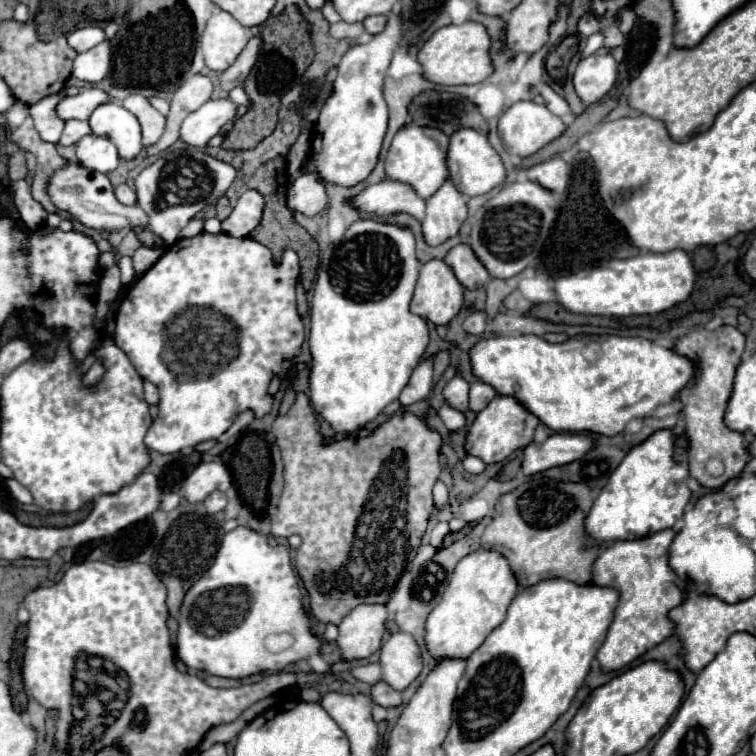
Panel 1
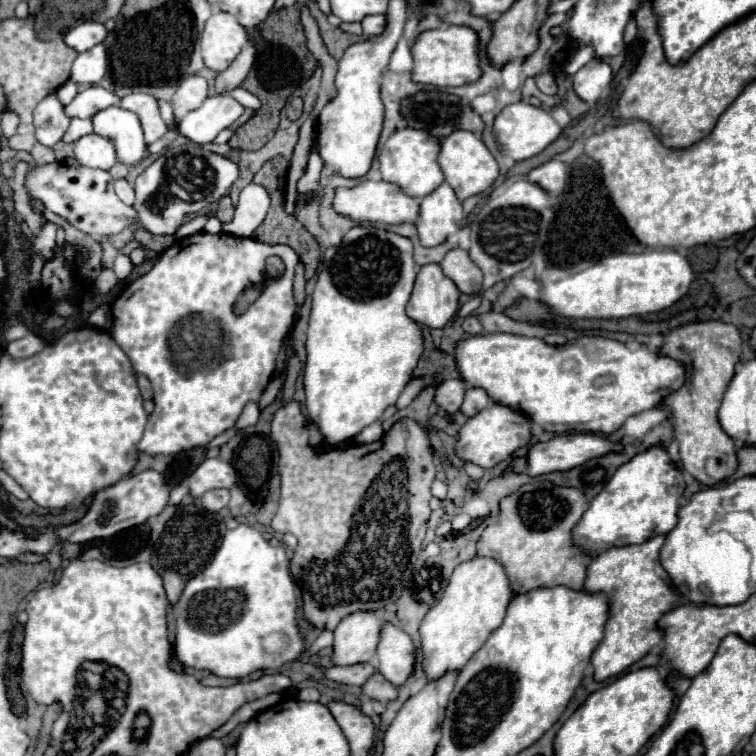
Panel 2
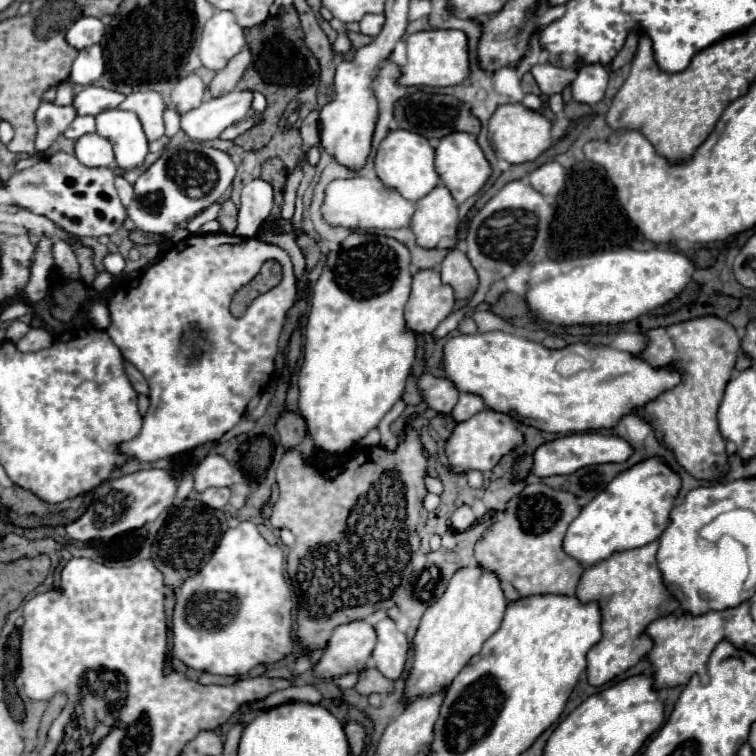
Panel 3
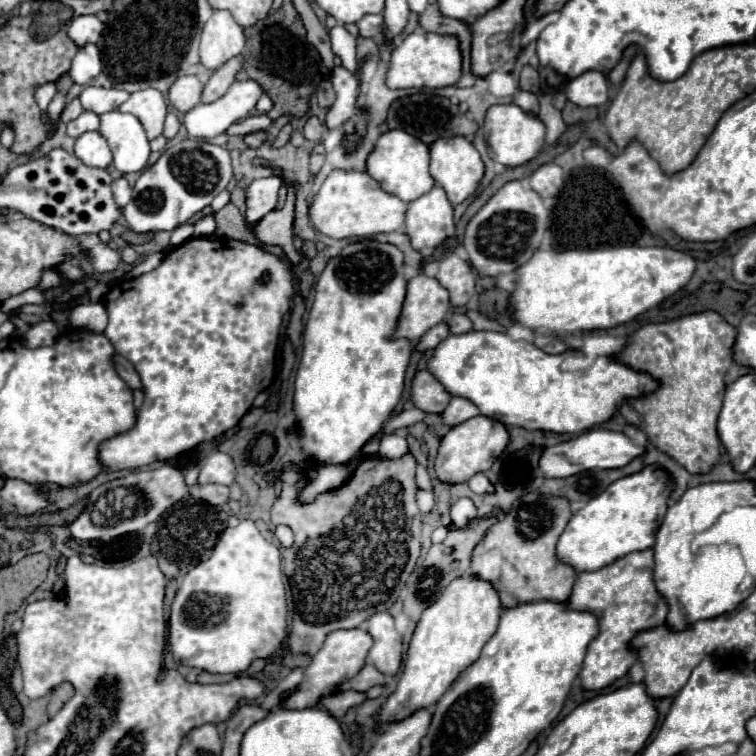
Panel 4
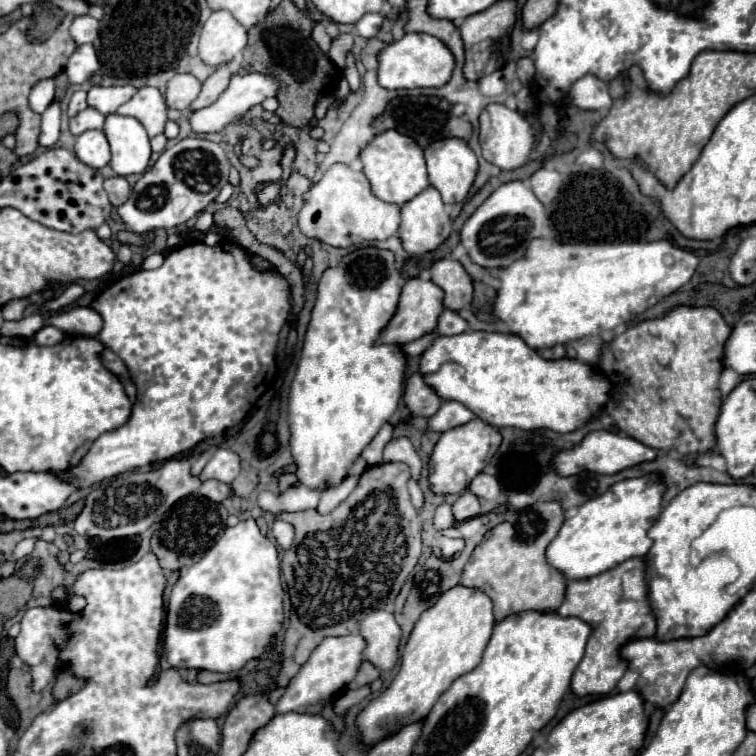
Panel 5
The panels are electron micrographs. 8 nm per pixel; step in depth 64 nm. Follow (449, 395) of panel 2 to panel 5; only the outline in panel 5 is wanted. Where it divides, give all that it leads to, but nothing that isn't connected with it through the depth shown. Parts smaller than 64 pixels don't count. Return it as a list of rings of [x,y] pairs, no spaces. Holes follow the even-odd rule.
[[[416,372],[408,378],[404,400],[406,400],[406,406],[410,408],[412,416],[426,416],[426,418],[434,416],[444,402],[434,392],[434,388],[424,382],[424,376],[420,372]]]

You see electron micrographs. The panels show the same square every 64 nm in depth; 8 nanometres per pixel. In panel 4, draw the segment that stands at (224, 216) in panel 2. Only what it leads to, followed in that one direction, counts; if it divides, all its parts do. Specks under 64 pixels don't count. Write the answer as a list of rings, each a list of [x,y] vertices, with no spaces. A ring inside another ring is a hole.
[[[228,202],[220,212],[216,212],[214,218],[216,218],[216,224],[218,224],[218,228],[216,228],[218,236],[236,238],[236,240],[244,240],[246,238],[244,216],[232,202]]]

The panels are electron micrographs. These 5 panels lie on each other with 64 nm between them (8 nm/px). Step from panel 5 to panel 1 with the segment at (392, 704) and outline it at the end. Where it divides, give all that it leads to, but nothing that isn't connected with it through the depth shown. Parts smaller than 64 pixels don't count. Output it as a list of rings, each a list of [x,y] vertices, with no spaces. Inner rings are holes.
[[[476,550],[462,558],[450,578],[442,602],[426,620],[426,644],[438,658],[468,658],[482,640],[506,618],[508,606],[520,586],[506,556],[496,550]]]

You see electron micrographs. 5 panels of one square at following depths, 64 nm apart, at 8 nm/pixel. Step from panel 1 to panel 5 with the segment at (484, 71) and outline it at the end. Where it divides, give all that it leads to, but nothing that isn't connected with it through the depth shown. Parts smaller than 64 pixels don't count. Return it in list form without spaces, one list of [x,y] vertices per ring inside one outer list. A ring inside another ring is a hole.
[[[410,32],[398,42],[388,44],[378,56],[378,82],[388,90],[398,88],[440,88],[450,82],[454,72],[454,56],[442,40],[422,32]]]

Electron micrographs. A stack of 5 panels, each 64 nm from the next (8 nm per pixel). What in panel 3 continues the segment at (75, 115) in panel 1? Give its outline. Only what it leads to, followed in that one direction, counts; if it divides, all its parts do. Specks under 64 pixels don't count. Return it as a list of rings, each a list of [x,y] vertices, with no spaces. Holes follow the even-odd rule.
[[[86,86],[82,92],[74,98],[74,110],[78,116],[96,116],[98,112],[116,108],[124,100],[124,94],[106,90],[102,86]]]

